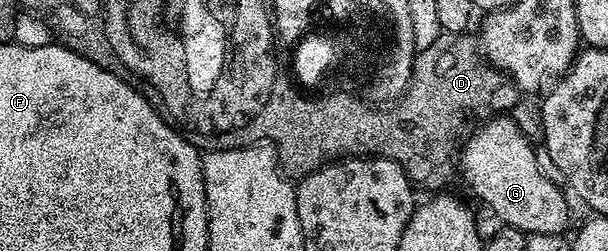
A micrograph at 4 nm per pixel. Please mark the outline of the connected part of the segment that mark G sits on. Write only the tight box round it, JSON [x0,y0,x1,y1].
[458,116,568,235]

